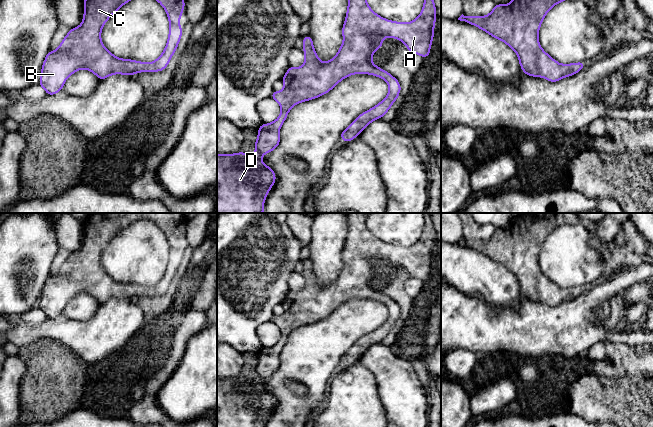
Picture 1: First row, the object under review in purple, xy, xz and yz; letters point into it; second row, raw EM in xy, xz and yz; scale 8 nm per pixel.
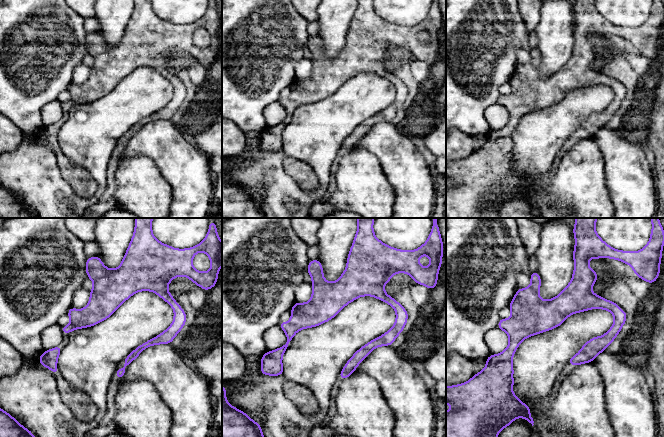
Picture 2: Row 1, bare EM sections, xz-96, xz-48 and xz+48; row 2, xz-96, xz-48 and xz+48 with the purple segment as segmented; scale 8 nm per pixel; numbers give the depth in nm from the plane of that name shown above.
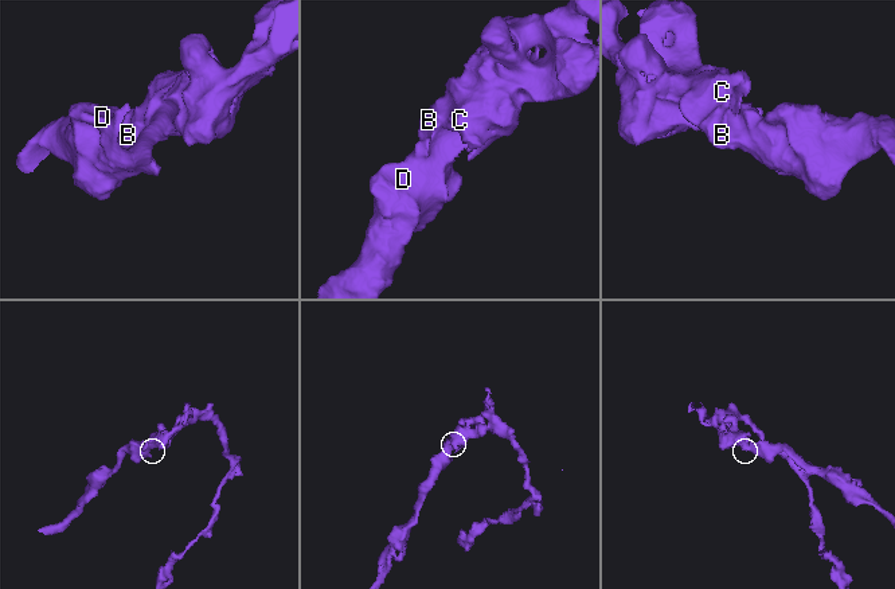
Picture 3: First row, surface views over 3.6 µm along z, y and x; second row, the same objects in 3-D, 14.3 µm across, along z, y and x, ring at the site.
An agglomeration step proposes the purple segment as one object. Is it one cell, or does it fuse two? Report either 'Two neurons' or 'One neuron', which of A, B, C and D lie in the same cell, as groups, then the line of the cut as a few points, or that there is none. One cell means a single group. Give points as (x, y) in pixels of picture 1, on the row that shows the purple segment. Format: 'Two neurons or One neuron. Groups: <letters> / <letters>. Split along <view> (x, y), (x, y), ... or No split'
One neuron. Groups: A B C D. No split

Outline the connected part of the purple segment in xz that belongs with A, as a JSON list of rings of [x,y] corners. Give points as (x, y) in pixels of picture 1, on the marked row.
[[[348,0],[346,18],[342,28],[343,43],[335,57],[330,61],[321,62],[313,47],[312,37],[308,35],[302,38],[305,62],[299,68],[290,66],[282,78],[284,89],[271,94],[270,97],[279,103],[282,111],[274,122],[263,123],[257,129],[258,137],[254,143],[256,153],[217,154],[217,213],[263,213],[264,201],[275,183],[276,175],[271,167],[263,164],[261,157],[279,146],[280,128],[294,105],[328,93],[337,83],[352,74],[370,74],[384,79],[388,84],[389,93],[379,104],[356,117],[341,133],[340,139],[348,143],[358,137],[372,121],[382,118],[398,98],[401,85],[390,73],[372,63],[373,53],[383,47],[384,38],[391,37],[399,39],[406,45],[408,51],[425,59],[431,52],[435,22],[434,0],[424,0],[419,16],[408,23],[387,20],[377,15],[366,0]]]

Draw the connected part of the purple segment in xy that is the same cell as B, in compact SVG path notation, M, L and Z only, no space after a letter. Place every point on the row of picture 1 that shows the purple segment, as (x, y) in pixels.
M84 0L84 16L82 24L72 28L64 37L55 51L49 51L42 64L39 86L43 87L47 95L55 95L63 89L66 79L79 69L87 69L103 80L113 74L135 75L139 72L163 71L169 64L182 37L183 29L179 24L185 8L183 0L156 0L164 8L170 24L168 40L163 53L152 63L121 59L109 52L101 41L101 31L107 20L125 3L131 0Z

